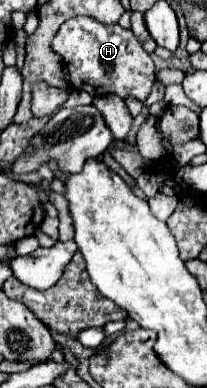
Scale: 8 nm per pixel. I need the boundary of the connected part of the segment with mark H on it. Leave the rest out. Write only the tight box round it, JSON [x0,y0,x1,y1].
[51,16,155,102]

